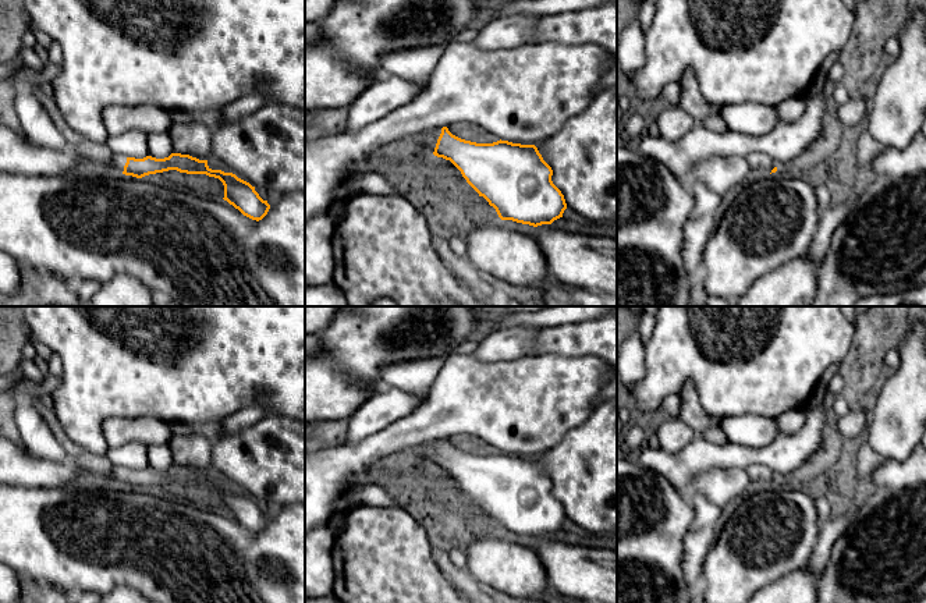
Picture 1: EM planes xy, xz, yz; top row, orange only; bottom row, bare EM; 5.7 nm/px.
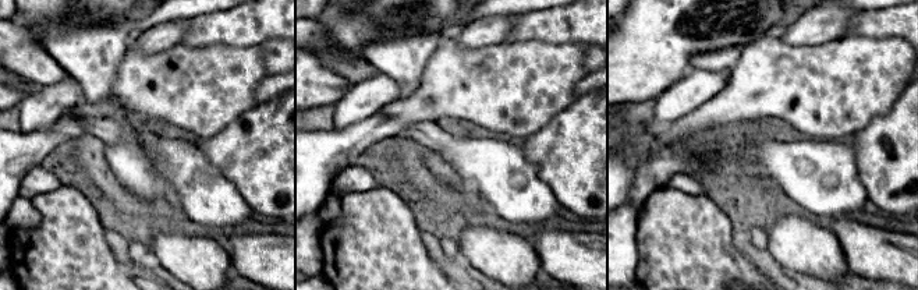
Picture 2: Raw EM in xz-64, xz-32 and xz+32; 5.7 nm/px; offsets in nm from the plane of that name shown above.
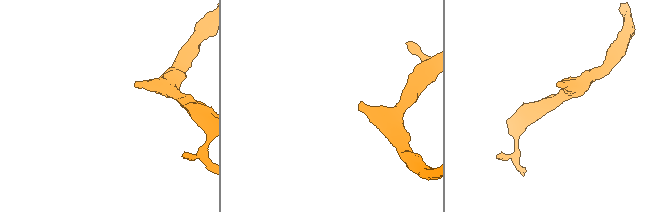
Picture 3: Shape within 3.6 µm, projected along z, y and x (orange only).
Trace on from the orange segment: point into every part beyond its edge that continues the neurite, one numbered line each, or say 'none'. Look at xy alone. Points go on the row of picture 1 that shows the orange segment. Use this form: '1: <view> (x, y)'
1: xy (117, 162)

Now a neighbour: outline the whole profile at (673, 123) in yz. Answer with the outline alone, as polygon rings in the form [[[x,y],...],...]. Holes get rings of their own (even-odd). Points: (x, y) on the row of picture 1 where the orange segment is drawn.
[[[670,104],[656,120],[661,138],[677,142],[696,124],[680,104]]]

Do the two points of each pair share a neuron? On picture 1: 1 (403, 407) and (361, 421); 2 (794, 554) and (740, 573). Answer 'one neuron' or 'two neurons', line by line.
1: one neuron
2: one neuron

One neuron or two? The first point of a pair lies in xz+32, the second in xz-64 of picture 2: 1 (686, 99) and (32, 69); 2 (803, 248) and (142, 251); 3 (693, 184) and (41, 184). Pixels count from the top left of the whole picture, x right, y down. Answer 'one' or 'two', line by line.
1: two
2: two
3: one

